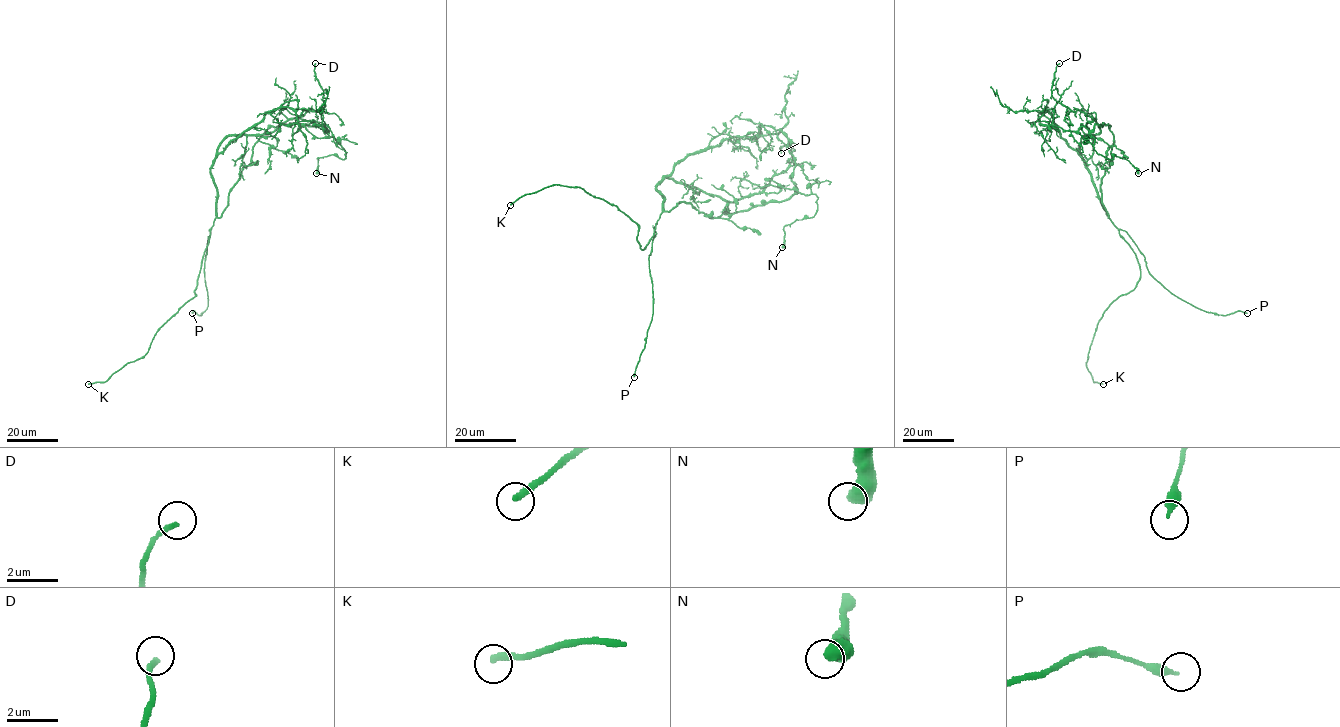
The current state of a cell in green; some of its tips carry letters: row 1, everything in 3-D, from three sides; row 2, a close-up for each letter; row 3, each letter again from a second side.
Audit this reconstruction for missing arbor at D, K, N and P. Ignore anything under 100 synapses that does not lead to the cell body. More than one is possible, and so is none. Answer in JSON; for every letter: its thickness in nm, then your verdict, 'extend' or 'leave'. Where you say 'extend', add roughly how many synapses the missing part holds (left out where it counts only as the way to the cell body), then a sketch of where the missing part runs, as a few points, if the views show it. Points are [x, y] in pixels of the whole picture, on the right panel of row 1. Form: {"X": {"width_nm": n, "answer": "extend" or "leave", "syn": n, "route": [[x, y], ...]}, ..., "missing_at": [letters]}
{"D": {"width_nm": 200, "answer": "leave"}, "K": {"width_nm": 280, "answer": "extend", "route": [[1103, 384], [1118, 400], [1122, 400], [1117, 406]]}, "N": {"width_nm": 550, "answer": "leave"}, "P": {"width_nm": 320, "answer": "leave"}, "missing_at": ["K"]}

